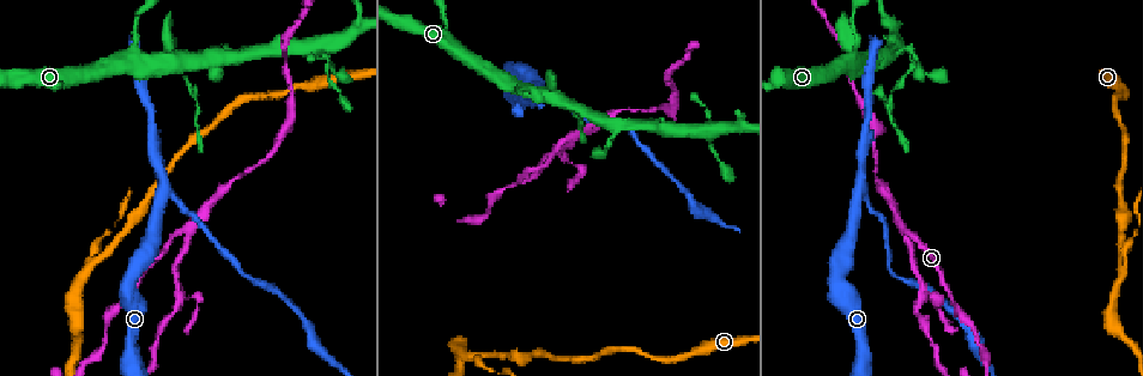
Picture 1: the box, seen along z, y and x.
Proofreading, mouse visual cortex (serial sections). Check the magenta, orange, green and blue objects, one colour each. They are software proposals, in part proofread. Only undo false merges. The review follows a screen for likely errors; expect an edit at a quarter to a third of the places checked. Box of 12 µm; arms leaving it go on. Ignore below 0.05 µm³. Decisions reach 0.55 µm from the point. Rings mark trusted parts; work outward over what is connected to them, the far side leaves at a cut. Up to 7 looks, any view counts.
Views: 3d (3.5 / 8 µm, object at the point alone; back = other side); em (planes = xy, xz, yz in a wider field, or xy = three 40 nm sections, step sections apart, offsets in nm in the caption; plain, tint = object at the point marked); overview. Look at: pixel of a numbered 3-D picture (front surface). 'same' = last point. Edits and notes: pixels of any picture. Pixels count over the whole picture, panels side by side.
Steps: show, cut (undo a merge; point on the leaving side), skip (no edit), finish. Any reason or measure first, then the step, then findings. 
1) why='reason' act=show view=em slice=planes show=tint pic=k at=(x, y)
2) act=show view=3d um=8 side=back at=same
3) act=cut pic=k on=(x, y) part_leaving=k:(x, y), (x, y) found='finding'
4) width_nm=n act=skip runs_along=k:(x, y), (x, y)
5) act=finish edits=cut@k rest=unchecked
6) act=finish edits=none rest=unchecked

why='three arms meet' act=show view=3d um=3.5 side=back pic=1 at=(860, 189)

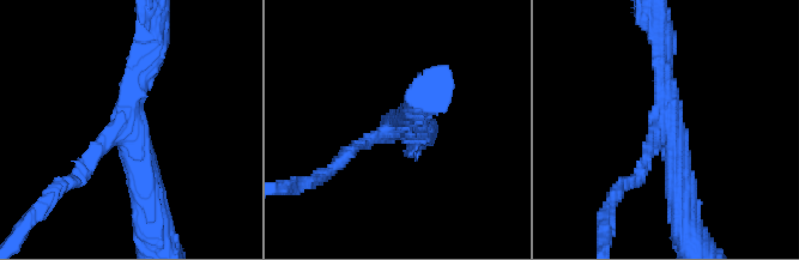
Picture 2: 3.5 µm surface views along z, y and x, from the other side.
why='need the tissue' act=show view=em slice=xy step=2 show=tint pic=2 at=(667, 132)

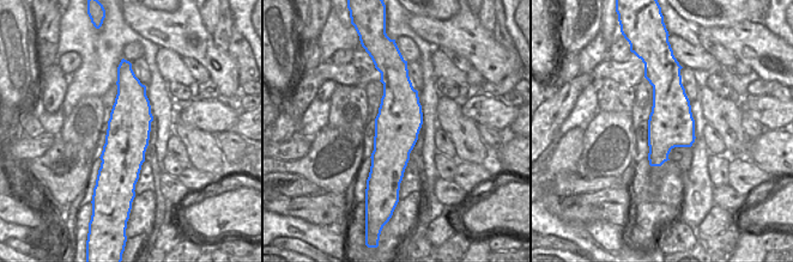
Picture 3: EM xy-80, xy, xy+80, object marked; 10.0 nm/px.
act=show view=em slice=planes show=tint at=same

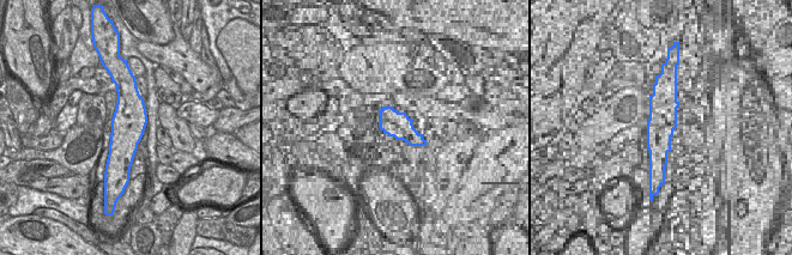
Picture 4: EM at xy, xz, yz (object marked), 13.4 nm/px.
arm_widths_nm=150,250,400 act=skip runs_along=2:(417, 110), (339, 159) found='continuous, no second cell'

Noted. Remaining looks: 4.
why='sharp bend' act=show view=3d um=8 pic=1 at=(182, 228)

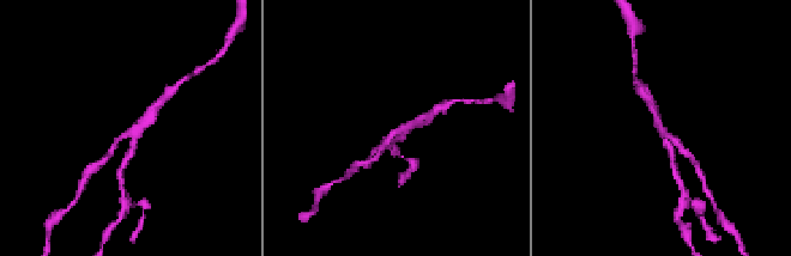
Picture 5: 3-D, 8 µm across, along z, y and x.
why='closer look' act=show view=3d um=3.5 pic=5 at=(399, 132)

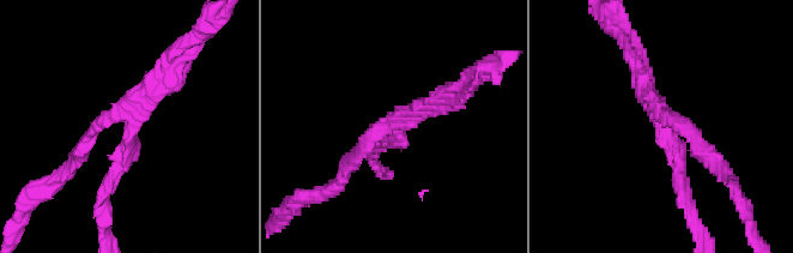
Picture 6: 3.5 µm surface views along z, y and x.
arms=3 arm_widths_nm=200,200,250 why='shape alone is not enough' act=show view=em slice=xy step=2 show=tint pic=6 at=(123, 110)

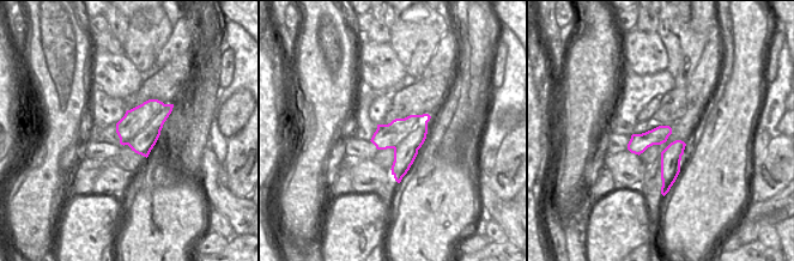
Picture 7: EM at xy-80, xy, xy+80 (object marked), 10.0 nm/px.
act=cut pic=6 on=(675, 160) border=7:(165, 104), (127, 144) found='two cells meet here'

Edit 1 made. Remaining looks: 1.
why='side arm on a straight run' act=show view=3d um=3.5 pic=1 at=(323, 48)

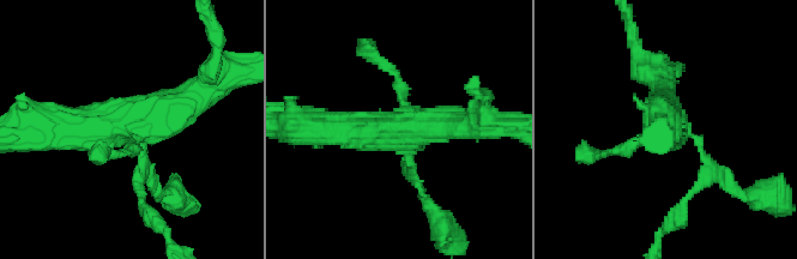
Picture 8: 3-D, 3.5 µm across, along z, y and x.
act=skip runs_along=8:(50, 130), (131, 126), (201, 89) found='all the same cell'

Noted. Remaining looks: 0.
act=finish edits=cut@6 rest=unchecked

